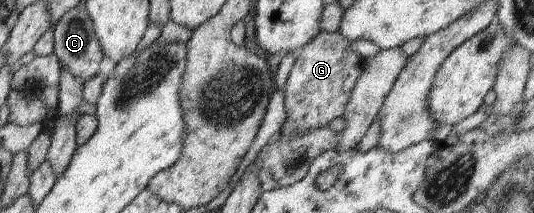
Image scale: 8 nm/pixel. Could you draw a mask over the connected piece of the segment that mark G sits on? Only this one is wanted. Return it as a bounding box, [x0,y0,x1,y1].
[269,32,364,143]

